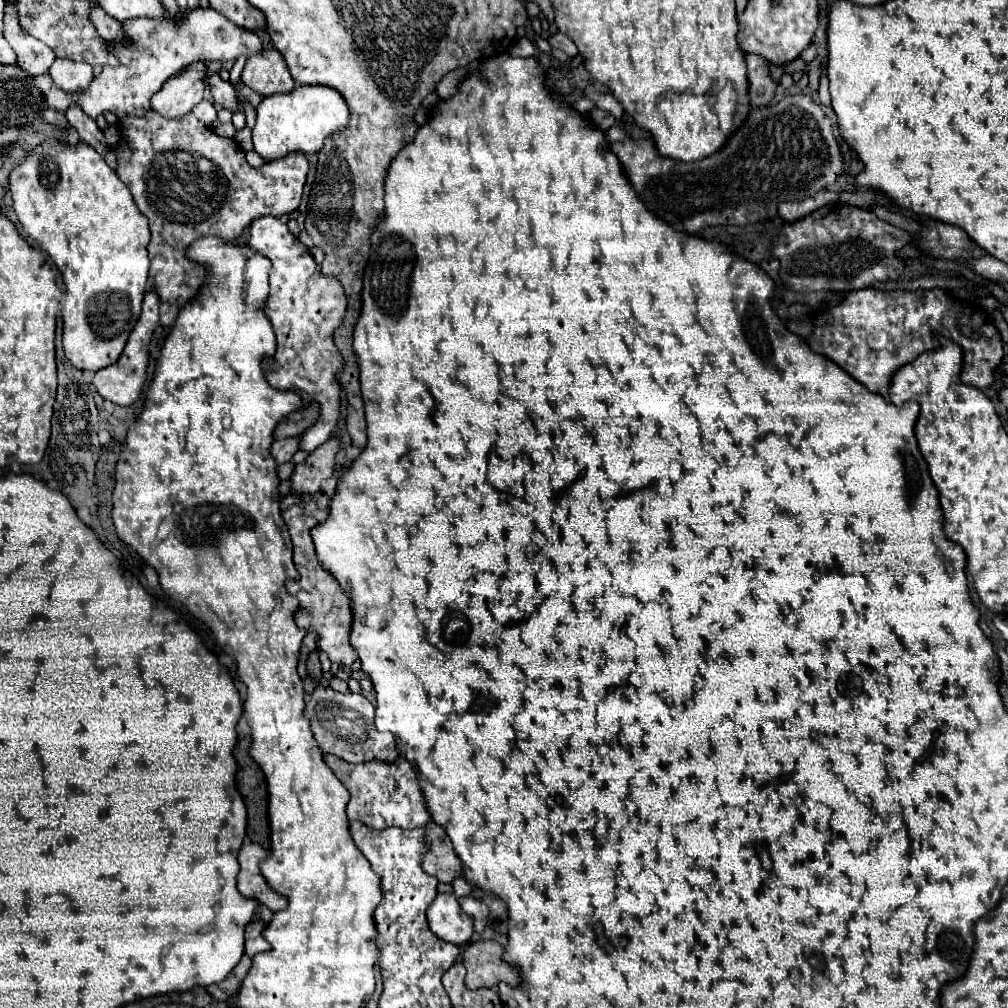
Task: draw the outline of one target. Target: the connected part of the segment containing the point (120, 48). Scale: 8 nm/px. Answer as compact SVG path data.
M193 9L181 17L169 17L167 13L161 19L129 19L123 23L123 33L129 39L129 45L113 43L109 51L119 59L117 67L103 67L101 75L93 79L91 87L81 93L65 93L59 87L51 87L43 93L43 99L49 109L65 111L71 103L81 105L89 117L97 117L105 111L111 111L119 117L135 115L141 117L151 109L151 97L163 87L163 83L177 75L183 67L193 61L235 61L245 55L251 57L261 51L261 39L253 31L237 27L221 13L213 9Z

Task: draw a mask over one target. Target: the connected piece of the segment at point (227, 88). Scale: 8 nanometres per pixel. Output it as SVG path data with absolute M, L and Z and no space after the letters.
M211 75L209 87L211 87L211 95L213 95L213 101L217 103L217 107L237 111L237 97L235 97L235 91L229 81L223 81L219 75Z

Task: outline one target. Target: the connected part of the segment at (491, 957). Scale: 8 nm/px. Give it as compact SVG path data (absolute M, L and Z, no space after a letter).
M479 941L467 945L463 953L463 965L467 967L467 987L493 987L501 981L511 987L517 987L521 983L521 973L517 967L503 961L503 953L505 949L497 941Z

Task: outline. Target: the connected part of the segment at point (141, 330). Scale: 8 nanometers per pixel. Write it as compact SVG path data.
M149 291L145 293L145 299L143 299L143 311L141 311L141 317L137 321L137 325L133 327L129 339L127 339L127 345L125 345L125 351L121 353L121 357L117 359L117 363L109 365L109 367L103 367L101 371L95 373L93 377L93 385L97 389L97 393L103 397L103 399L109 399L113 401L115 405L131 405L133 401L137 401L141 389L143 389L143 383L145 383L145 373L147 373L147 361L149 361L149 339L153 335L153 331L159 327L159 297L157 293Z

